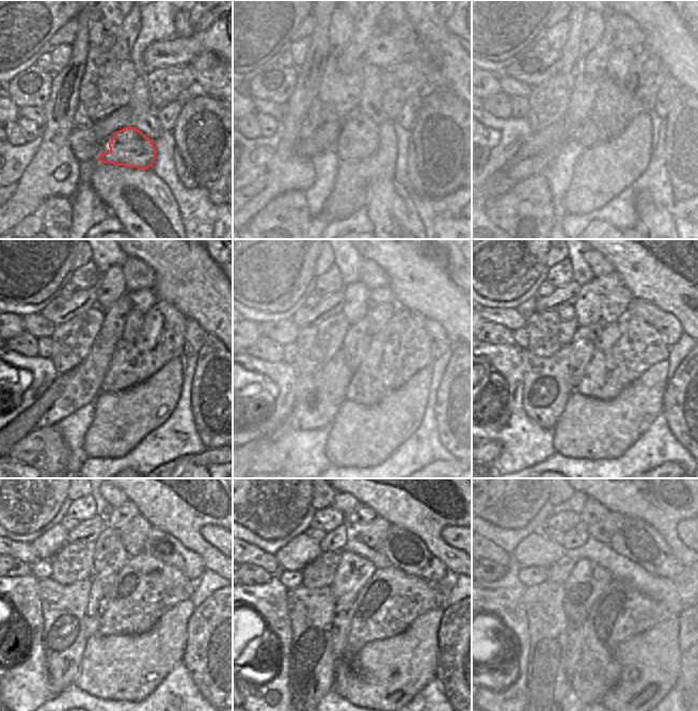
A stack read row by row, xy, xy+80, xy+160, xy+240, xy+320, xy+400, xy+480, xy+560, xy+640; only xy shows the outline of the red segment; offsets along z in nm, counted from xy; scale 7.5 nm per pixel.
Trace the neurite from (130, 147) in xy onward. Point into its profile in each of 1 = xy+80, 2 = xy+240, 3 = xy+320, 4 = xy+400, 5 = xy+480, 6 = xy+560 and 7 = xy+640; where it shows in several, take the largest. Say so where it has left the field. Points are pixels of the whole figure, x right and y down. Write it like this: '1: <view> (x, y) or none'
1: xy+80 (365, 139)
2: xy+240 (133, 322)
3: xy+320 (378, 314)
4: xy+400 (616, 302)
5: xy+480 (133, 537)
6: xy+560 (373, 534)
7: xy+640 (603, 531)

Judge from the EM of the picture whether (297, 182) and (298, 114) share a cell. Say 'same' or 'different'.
same

